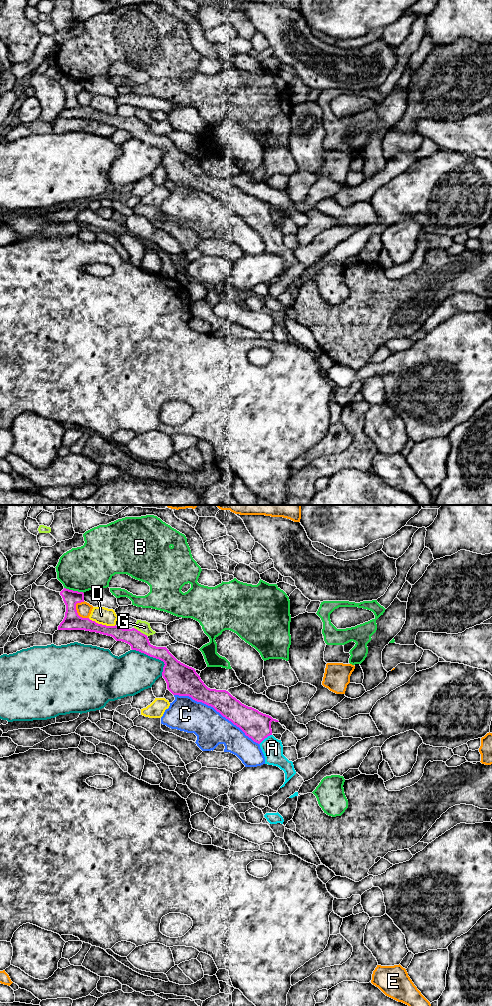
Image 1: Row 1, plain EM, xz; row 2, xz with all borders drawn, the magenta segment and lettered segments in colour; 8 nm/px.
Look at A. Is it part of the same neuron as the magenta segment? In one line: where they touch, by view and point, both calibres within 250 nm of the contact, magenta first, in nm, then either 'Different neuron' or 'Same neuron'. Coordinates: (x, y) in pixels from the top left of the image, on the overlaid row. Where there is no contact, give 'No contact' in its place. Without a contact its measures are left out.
Touches magenta at xz (265, 737). Thickness 220 nm (magenta) against 170 nm. Same neuron

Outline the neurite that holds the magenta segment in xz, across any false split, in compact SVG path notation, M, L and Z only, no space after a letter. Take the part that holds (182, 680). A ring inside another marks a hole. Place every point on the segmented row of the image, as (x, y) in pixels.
M64 588L60 592L60 595L62 596L63 601L66 605L66 612L63 621L58 626L58 630L85 630L111 636L116 641L122 641L129 644L132 650L139 651L150 657L163 661L165 665L163 667L162 676L167 683L167 689L173 695L189 696L197 702L202 702L208 706L213 707L223 717L239 727L246 736L251 738L254 742L258 743L264 754L265 764L277 766L285 773L285 782L280 788L284 787L285 784L296 774L293 762L289 761L283 755L283 745L281 740L276 739L272 735L271 722L279 722L278 720L273 719L269 715L261 713L252 707L248 707L242 704L226 690L216 690L208 688L201 680L200 676L196 673L194 668L189 667L178 661L166 647L156 647L151 645L147 635L141 633L137 629L123 629L116 625L106 626L98 624L95 621L90 620L89 618L80 617L76 610L76 604L84 602L83 592L73 591Z

